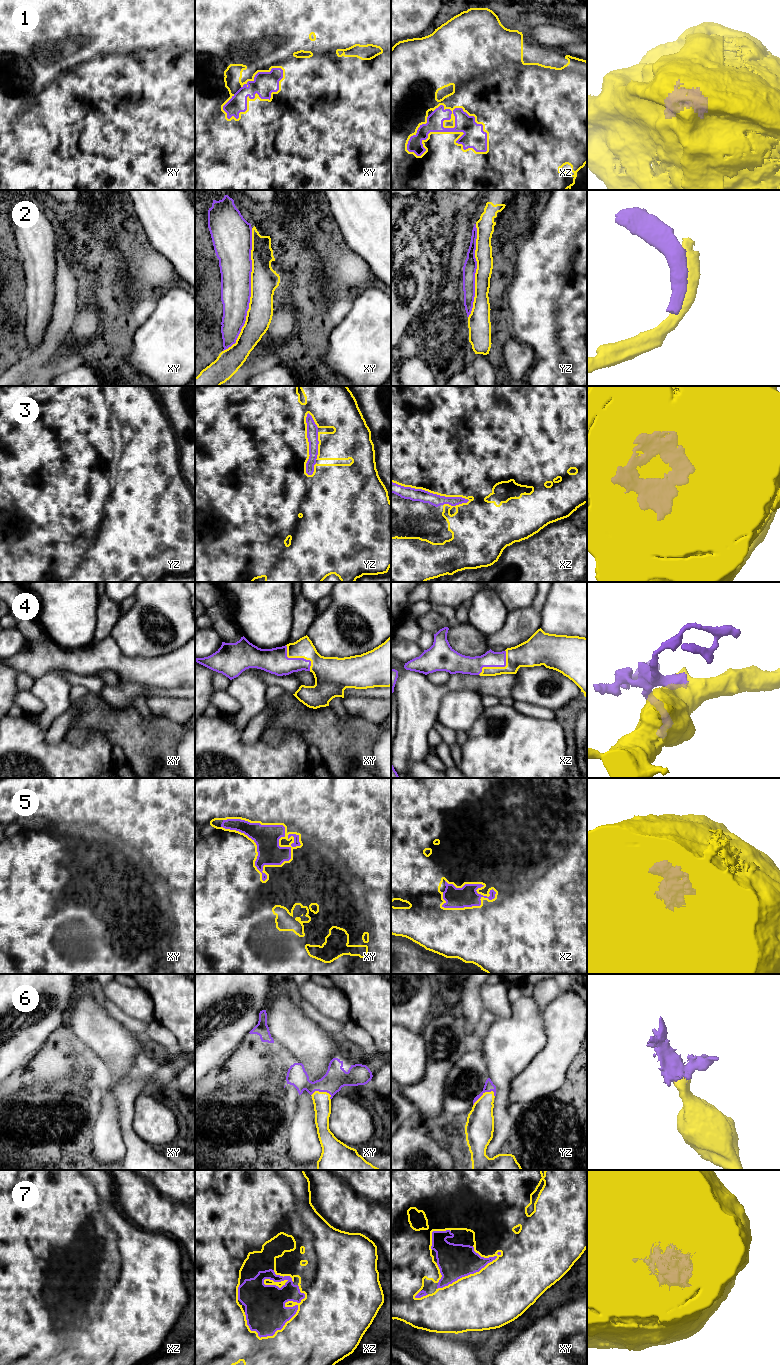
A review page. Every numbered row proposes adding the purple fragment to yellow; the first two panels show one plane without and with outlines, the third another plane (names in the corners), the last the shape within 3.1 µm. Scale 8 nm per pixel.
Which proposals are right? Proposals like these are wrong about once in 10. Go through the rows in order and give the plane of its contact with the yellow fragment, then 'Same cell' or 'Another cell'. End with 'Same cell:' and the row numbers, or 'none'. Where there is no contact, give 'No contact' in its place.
1: Touches yellow in xz. Same cell
2: Touches yellow in xy. Same cell
3: Touches yellow in xz. Same cell
4: Touches yellow in xz. Same cell
5: Touches yellow in xy. Same cell
6: Touches yellow in yz. Same cell
7: Touches yellow in xz. Same cell
Same cell: 1, 2, 3, 4, 5, 6, 7

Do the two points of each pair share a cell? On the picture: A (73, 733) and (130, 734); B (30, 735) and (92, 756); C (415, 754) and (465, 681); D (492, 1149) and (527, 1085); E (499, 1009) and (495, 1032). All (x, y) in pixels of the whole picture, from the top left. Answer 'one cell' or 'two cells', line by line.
A: one cell
B: one cell
C: one cell
D: two cells
E: two cells

